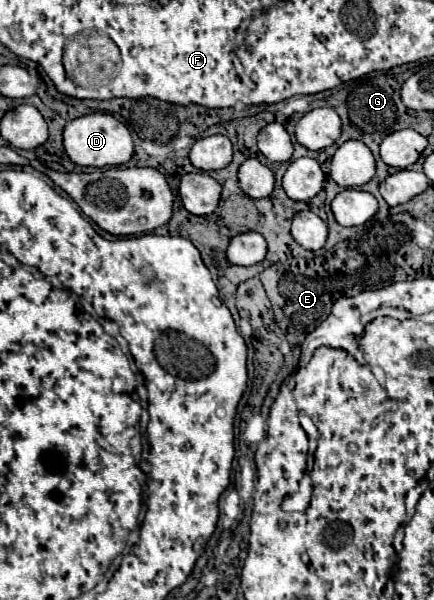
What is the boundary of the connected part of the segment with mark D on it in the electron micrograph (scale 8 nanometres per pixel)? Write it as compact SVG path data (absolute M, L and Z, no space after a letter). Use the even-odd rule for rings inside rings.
M91 113L69 121L63 131L63 145L69 159L85 167L123 165L133 157L133 139L129 129L109 113Z

